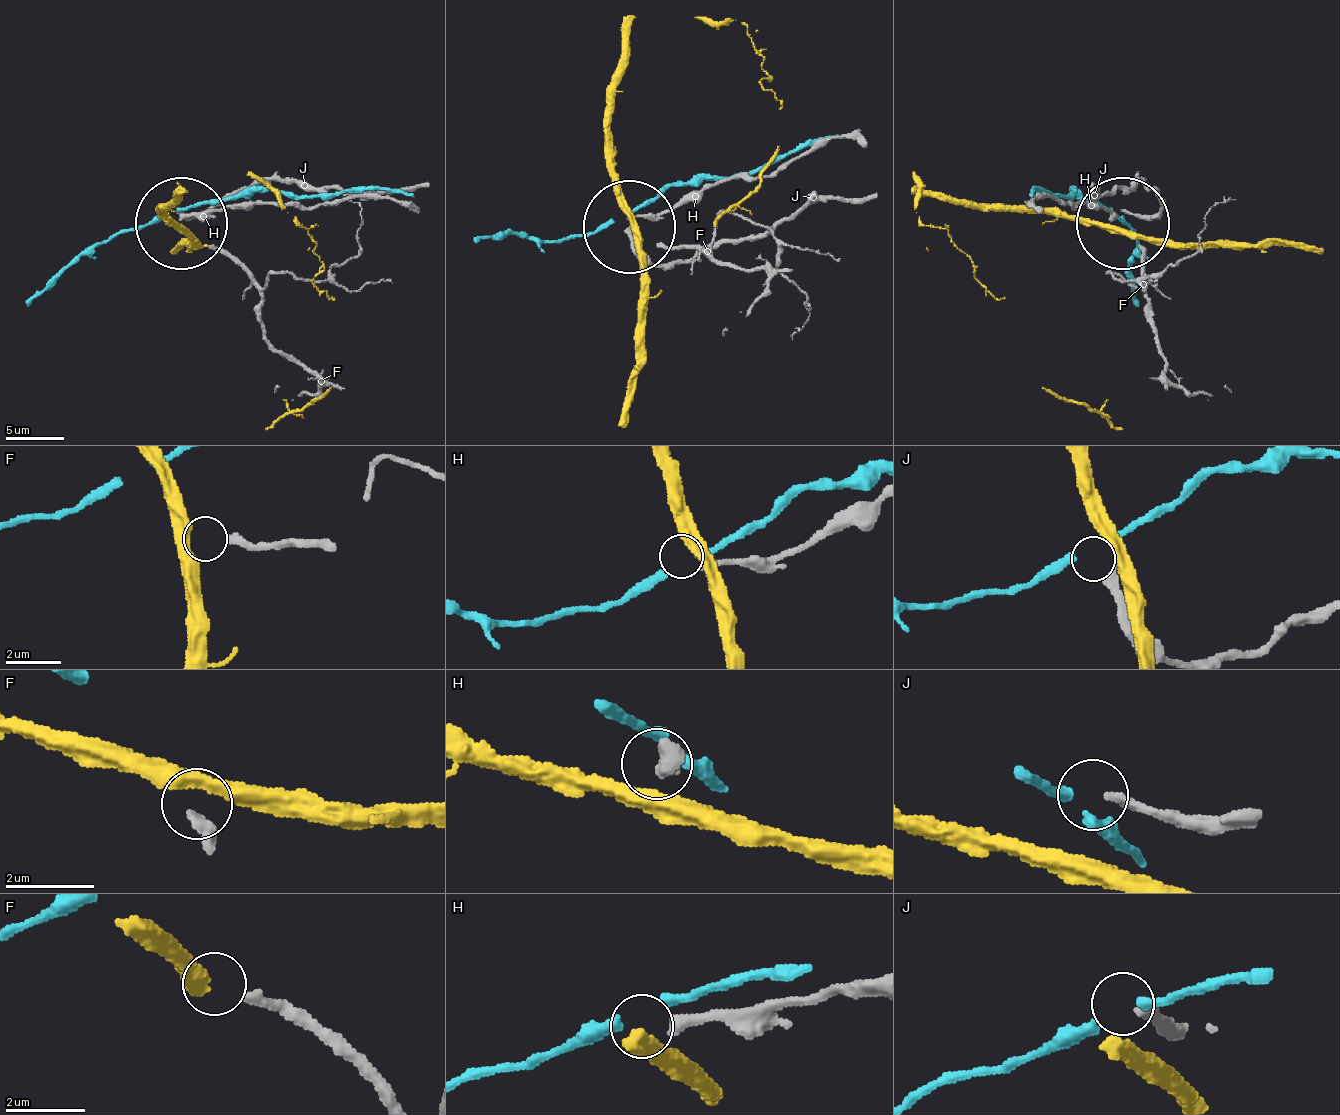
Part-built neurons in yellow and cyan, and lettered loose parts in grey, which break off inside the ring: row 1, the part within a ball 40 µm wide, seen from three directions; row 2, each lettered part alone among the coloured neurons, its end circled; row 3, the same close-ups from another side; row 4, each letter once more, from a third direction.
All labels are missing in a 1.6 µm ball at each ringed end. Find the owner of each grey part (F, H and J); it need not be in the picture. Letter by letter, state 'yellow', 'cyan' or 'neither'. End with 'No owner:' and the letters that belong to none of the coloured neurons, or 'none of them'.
F: yellow
H: neither
J: neither
No owner: H, J

